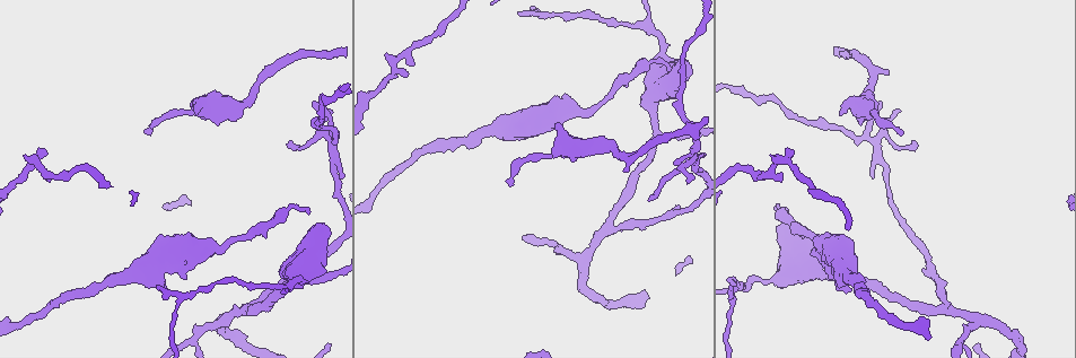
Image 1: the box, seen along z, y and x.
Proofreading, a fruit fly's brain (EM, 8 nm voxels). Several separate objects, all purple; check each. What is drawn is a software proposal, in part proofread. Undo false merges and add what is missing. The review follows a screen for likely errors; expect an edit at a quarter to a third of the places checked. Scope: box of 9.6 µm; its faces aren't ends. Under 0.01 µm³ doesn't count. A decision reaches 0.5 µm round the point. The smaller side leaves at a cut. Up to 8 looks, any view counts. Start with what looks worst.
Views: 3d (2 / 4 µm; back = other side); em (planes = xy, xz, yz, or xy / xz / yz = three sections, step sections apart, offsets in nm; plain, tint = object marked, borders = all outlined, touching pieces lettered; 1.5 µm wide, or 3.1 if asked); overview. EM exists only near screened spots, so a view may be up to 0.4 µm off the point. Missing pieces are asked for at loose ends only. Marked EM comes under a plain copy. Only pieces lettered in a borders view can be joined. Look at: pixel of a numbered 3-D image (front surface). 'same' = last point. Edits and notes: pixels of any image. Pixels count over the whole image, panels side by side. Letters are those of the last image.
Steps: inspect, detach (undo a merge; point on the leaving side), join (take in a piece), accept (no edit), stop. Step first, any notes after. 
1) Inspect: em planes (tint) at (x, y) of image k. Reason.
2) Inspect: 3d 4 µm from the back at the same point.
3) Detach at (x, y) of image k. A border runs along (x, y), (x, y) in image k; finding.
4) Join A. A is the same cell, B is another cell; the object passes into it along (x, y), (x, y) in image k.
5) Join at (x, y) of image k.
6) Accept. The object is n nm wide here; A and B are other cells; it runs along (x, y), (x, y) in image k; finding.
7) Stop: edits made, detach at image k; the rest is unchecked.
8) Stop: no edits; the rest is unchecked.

Inspect: 3d 2 µm at (792, 150) of image 1.

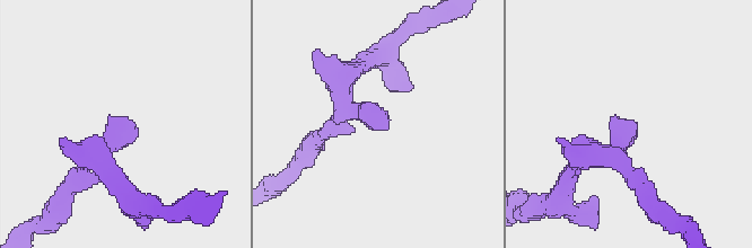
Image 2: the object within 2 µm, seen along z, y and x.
Inspect: em planes (borders) at (138, 128) of image 2. The arms are 160, 190 nm wide.

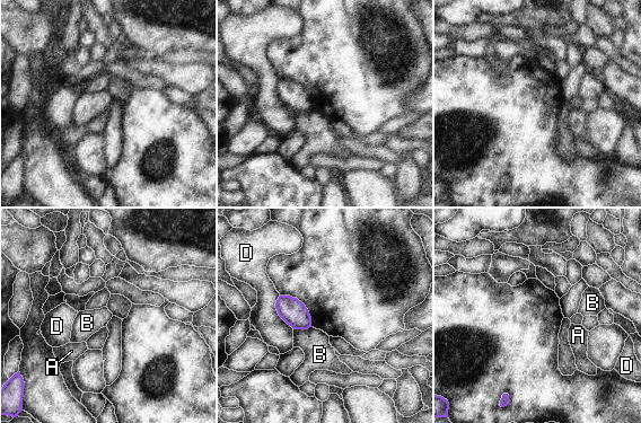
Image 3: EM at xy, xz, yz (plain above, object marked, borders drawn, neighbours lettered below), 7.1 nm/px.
Accept. A, B and D are other cells; a border runs along (310, 326), (293, 329) in image 3; none of them fits.

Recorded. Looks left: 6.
Inspect: 3d 4 µm at (693, 161) of image 1. Abrupt turn.

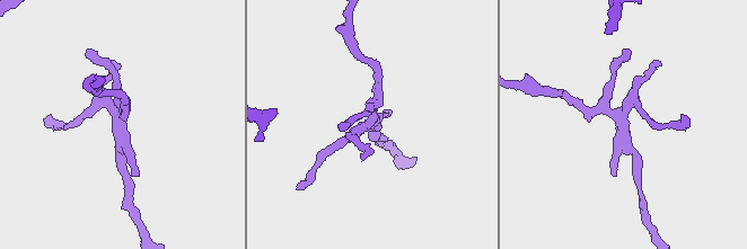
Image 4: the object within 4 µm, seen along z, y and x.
Inspect: em planes (borders) at (371, 122) of image 4.

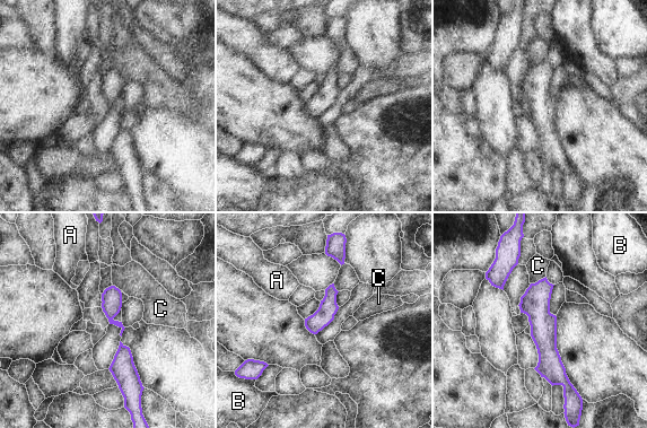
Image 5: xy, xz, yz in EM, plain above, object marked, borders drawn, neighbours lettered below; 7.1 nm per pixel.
Accept. A, B and C are other cells; it runs along (543, 281), (549, 361), (565, 384) in image 5; all the same neuron.

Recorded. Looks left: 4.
Inspect: em planes (borders) at (645, 24) of image 1. Sudden change in width.

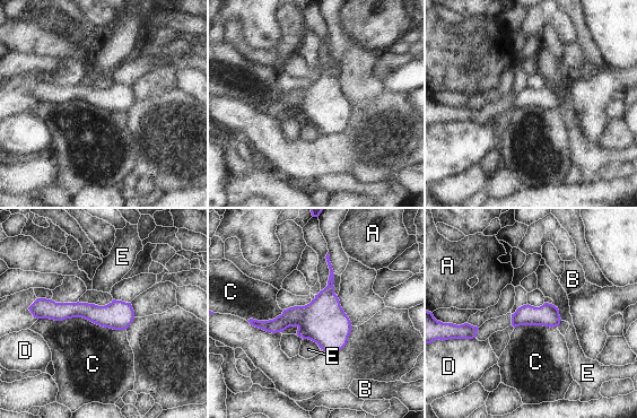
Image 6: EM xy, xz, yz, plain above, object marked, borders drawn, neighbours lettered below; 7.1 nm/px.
Accept. The object is 160 nm wide here; A, B, C, D and E are other cells; a border runs along (38, 318), (85, 318), (125, 329) in image 6; one neuron here.

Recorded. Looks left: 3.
Stop: no edits; the rest is unchecked.

